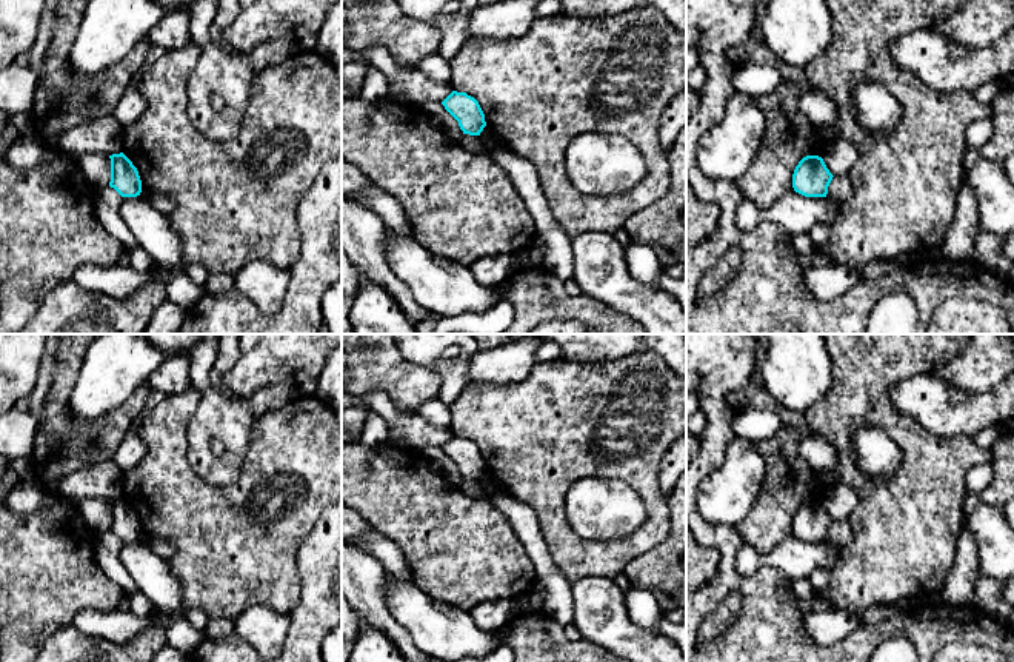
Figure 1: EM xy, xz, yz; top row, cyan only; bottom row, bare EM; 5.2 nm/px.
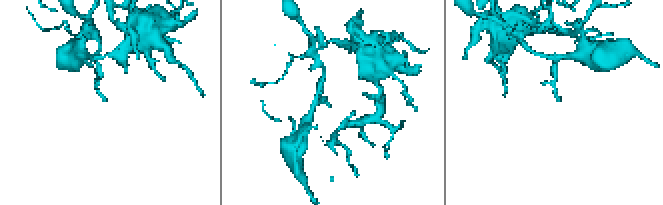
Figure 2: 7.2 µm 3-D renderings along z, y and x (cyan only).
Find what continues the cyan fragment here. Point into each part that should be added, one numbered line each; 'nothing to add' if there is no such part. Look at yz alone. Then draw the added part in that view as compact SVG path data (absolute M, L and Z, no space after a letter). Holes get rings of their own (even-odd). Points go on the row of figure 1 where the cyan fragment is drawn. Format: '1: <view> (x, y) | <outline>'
nothing to add

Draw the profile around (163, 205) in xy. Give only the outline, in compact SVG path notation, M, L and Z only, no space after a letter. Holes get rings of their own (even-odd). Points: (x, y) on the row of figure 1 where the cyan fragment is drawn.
M140 192L140 196L154 208L157 209L158 212L168 216L174 211L175 208L175 203L174 200L168 199L168 197L163 197L163 196L152 196L152 194L148 194L148 192Z

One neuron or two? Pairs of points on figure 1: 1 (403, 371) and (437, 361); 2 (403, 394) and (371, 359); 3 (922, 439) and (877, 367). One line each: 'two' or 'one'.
1: two
2: one
3: one

